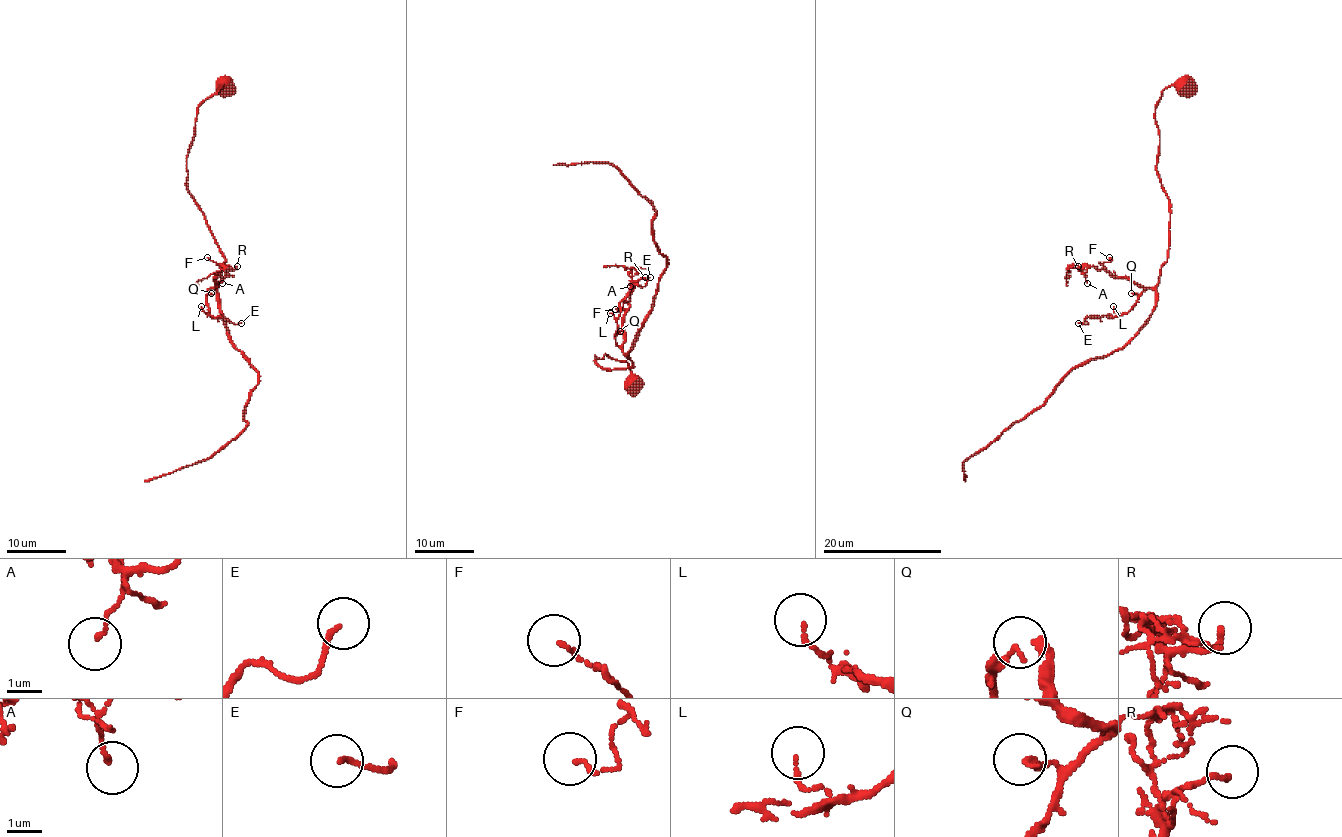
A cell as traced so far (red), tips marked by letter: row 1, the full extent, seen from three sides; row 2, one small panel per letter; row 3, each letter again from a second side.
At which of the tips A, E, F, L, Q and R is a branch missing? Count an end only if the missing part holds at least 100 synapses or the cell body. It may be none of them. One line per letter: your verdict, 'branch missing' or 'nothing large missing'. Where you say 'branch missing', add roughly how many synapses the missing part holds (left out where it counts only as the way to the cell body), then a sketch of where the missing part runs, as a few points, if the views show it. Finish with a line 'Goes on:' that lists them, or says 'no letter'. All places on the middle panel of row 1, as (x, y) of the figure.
A: nothing large missing
E: nothing large missing
F: nothing large missing
L: nothing large missing
Q: nothing large missing
R: nothing large missing
Goes on: no letter

